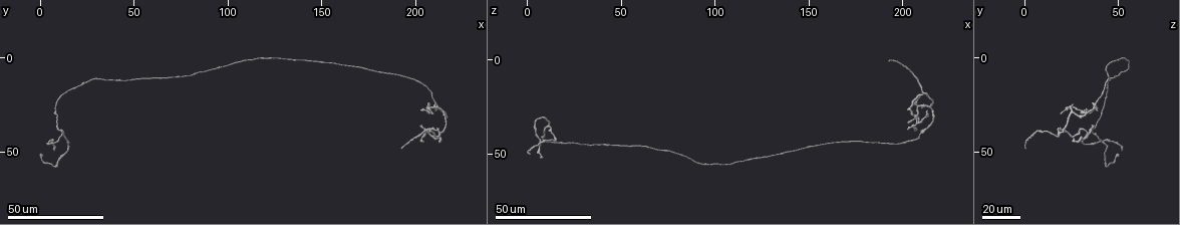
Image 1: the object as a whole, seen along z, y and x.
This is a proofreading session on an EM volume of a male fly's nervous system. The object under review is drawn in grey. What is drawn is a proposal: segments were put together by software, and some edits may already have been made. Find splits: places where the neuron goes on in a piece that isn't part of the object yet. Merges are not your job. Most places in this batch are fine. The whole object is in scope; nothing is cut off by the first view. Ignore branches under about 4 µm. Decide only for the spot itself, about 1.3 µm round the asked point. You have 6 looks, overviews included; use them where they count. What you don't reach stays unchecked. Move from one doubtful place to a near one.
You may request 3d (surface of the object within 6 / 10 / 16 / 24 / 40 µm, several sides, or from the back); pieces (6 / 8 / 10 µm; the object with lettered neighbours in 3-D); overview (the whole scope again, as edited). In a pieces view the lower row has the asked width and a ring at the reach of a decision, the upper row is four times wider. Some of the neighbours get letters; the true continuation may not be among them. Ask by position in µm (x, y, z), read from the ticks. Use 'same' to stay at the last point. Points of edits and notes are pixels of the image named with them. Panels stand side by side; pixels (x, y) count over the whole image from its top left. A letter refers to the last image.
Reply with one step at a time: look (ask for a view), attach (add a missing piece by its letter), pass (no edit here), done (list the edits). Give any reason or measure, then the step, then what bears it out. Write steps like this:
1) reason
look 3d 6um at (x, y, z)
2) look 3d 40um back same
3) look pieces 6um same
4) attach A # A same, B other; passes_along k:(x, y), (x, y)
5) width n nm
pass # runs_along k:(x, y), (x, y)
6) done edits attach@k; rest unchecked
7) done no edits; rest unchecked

free end
look 3d 40um at (8, 48, 52)

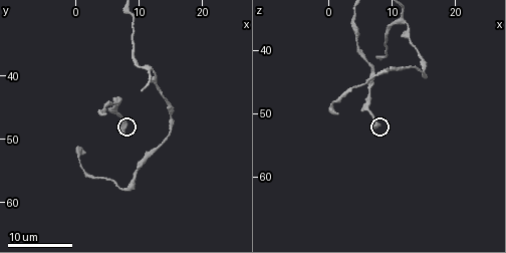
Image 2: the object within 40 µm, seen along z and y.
look pieces 6um at (7.5, 49.0, 52.0)

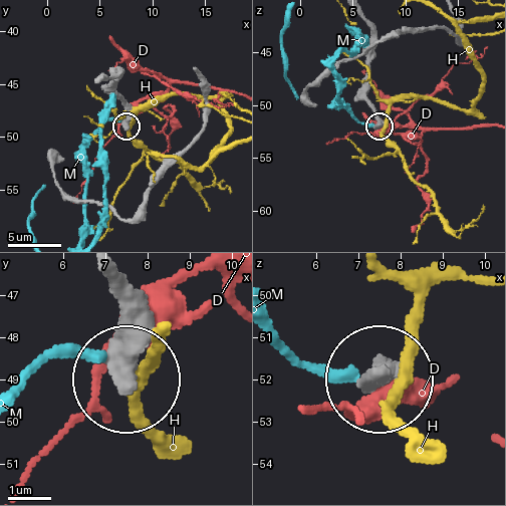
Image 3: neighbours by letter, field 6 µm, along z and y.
width 300 nm
pass # D other, H other, M other; runs_along 3:(104, 277), (122, 310), (122, 371); no lettered piece goes on from it

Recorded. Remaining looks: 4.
branch stops here
look 3d 24um at (213, 44, 28)

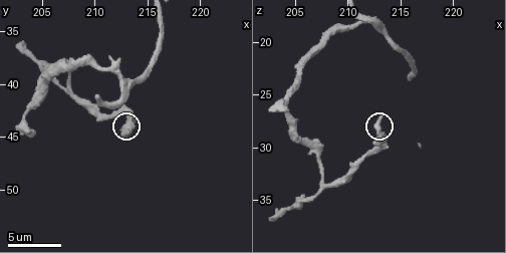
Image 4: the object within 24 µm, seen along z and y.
see the neighbours
look pieces 10um at (213.0, 44.6, 27.0)

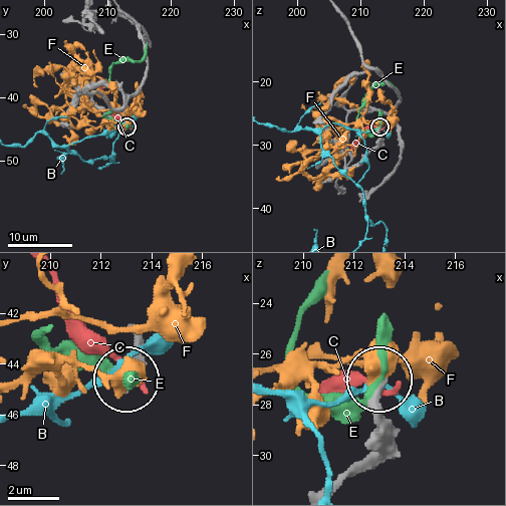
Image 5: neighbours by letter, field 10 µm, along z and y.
pass # B other, C other, E other, F other; no lettered piece goes on from it

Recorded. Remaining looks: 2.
done no edits; rest unchecked

